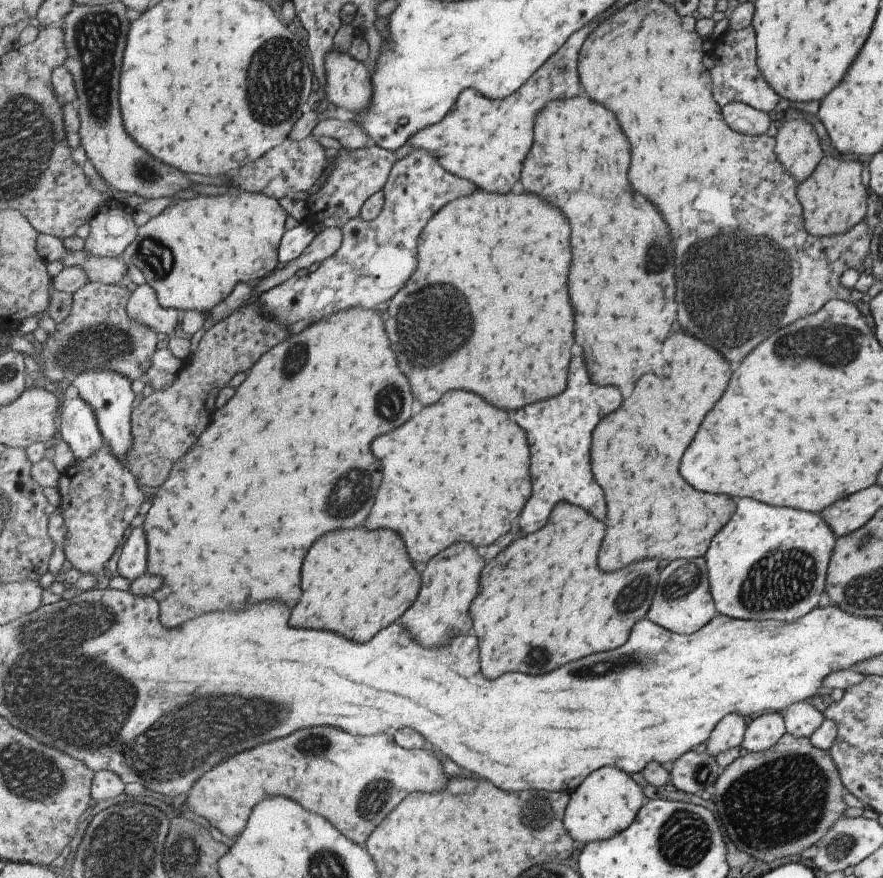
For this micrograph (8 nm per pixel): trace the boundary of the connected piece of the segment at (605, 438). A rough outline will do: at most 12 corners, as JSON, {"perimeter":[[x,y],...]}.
{"perimeter":[[687,332],[601,420],[601,566],[703,556],[736,500],[677,472],[731,368]]}

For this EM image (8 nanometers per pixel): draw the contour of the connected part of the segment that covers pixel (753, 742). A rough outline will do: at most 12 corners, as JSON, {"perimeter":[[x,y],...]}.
{"perimeter":[[766,712],[747,724],[739,747],[763,752],[785,732],[781,714]]}

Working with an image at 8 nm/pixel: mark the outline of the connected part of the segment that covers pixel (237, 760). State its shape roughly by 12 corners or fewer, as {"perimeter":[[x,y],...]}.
{"perimeter":[[325,726],[245,750],[182,800],[223,834],[297,798],[363,844],[448,787],[429,748]]}

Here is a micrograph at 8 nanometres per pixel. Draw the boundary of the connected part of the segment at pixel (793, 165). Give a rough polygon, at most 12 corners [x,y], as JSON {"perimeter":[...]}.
{"perimeter":[[785,121],[775,158],[804,181],[823,156],[812,124]]}

